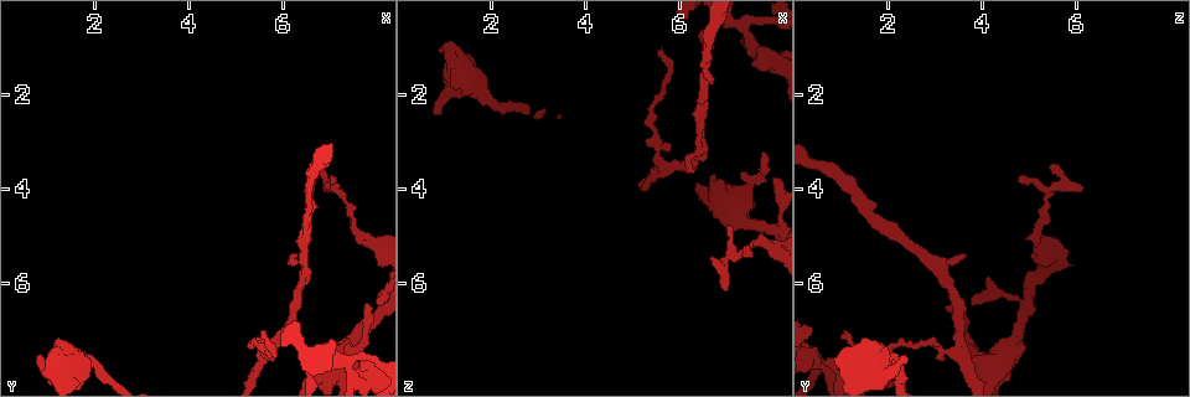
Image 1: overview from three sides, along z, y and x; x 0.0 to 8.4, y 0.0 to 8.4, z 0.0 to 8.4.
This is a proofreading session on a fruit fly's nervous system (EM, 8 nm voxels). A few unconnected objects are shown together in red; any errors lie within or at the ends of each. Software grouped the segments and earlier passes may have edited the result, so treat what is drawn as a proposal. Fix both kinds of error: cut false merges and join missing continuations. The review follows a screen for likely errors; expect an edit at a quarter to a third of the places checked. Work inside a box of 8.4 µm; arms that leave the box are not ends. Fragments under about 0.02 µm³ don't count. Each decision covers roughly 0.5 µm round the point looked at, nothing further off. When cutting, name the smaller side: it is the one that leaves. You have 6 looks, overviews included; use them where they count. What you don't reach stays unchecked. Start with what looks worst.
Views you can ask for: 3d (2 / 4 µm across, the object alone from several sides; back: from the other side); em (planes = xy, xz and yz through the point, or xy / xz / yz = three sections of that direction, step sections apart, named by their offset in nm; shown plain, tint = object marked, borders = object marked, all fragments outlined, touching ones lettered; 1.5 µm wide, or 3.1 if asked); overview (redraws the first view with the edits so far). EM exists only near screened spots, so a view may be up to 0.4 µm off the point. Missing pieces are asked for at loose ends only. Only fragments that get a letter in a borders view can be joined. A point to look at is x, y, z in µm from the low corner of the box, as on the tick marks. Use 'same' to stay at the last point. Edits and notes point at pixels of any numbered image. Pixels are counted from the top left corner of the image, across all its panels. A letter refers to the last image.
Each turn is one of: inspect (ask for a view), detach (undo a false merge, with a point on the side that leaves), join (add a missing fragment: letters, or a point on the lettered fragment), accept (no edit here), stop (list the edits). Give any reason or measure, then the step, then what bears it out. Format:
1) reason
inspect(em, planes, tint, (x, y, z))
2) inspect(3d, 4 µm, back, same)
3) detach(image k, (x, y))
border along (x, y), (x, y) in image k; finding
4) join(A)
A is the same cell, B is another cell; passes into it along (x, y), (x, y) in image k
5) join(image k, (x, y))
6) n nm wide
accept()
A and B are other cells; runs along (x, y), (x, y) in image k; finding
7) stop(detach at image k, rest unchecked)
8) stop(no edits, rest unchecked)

free end
inspect(em, planes, tint, (0.80, 7.60, 2.40))

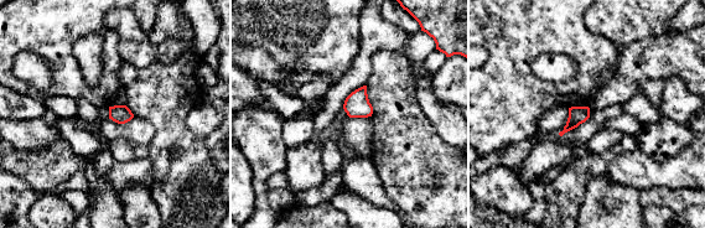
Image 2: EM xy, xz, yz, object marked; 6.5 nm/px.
see the neighbours
inspect(em, planes, borders, same)

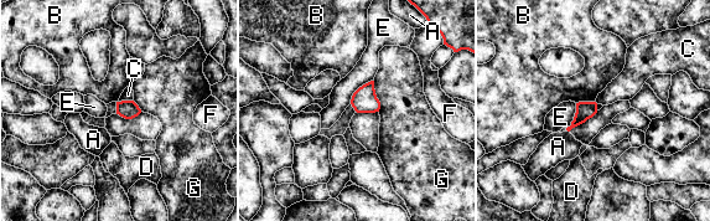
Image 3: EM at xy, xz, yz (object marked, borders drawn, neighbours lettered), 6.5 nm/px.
accept()
A, B, C, D, E, F and G are other cells; border along (133, 99), (122, 99), (119, 102) in image 3; none of them fits

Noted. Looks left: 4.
free end
inspect(3d, 2 µm, back, (7.70, 6.50, 3.20))

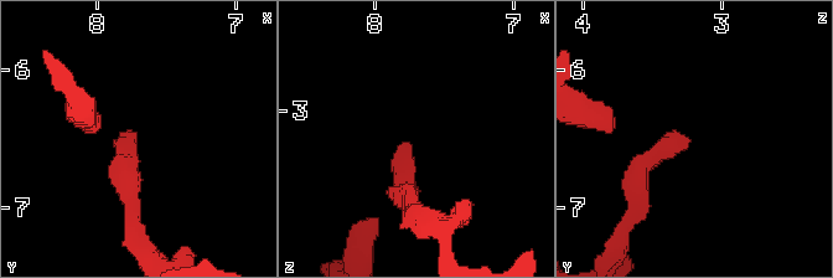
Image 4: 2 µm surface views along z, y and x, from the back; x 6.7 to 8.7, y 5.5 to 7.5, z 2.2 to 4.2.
inspect(em, planes, borders, (7.74, 6.50, 3.24))

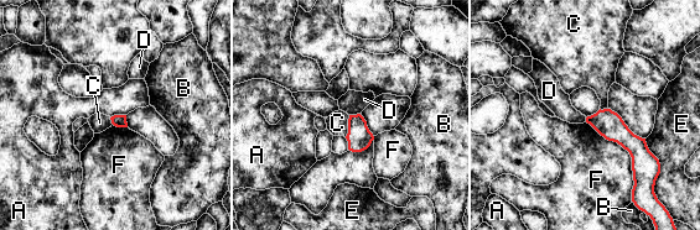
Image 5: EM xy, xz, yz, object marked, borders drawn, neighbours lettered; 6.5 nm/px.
F touches over 550 nm
accept()
A, B, C, D, E and F are other cells; border along (125, 114), (114, 114), (110, 118) in image 5; no lettered fragment goes on from it

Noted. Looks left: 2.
end of a long branch
inspect(3d, 2 µm, (5.50, 7.10, 1.10))

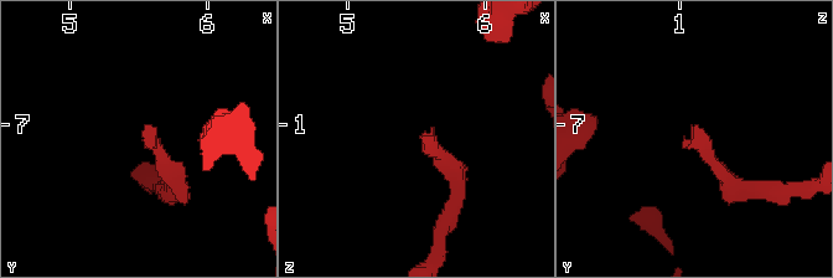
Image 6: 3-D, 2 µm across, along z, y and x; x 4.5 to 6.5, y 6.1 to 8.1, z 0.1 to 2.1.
inspect(em, planes, borders, (5.52, 7.04, 1.10))

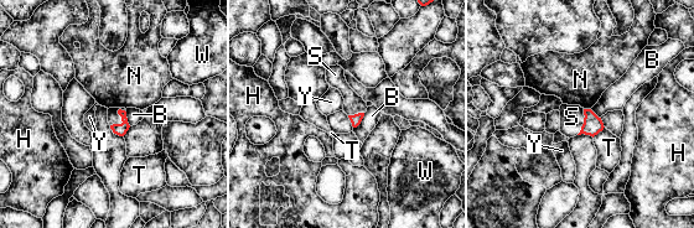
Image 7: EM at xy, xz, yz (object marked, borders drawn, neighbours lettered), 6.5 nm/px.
join(S)
S is the same cell, B, H, N, T, W and Y are other cells; passes into it along (119, 129), (122, 119), (113, 117) in image 7; the neuron continues

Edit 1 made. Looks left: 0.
stop(join at image 7, rest unchecked)

